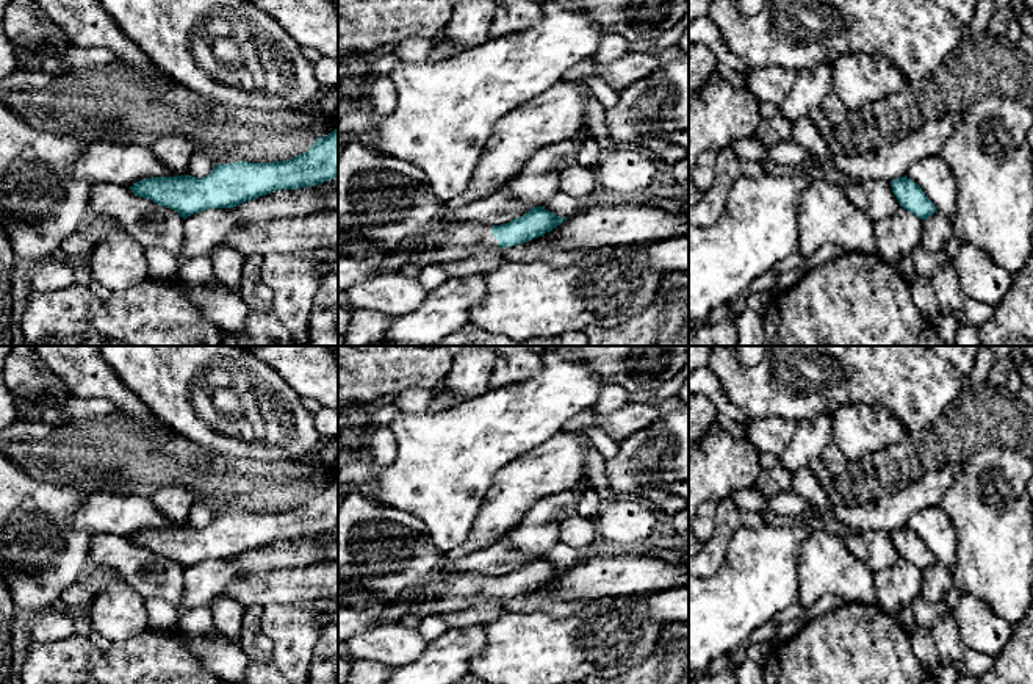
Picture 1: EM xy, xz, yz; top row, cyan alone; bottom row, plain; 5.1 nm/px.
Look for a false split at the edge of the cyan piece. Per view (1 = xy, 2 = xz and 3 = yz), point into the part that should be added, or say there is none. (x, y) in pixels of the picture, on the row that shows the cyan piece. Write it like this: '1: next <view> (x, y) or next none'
1: next none
2: next xz (465, 240)
3: next none

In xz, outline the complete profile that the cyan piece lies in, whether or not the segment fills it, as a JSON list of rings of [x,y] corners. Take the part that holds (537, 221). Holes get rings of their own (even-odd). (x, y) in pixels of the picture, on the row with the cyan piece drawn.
[[[534,207],[523,216],[501,225],[463,222],[452,229],[429,227],[396,249],[387,249],[380,243],[358,236],[338,236],[338,254],[396,272],[427,249],[434,252],[434,263],[441,265],[474,257],[482,250],[527,243],[551,232],[567,219],[543,207]]]

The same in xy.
[[[338,127],[315,141],[308,152],[285,161],[216,164],[213,171],[197,178],[193,175],[152,177],[130,186],[131,193],[177,211],[183,219],[210,208],[233,208],[246,200],[280,191],[299,189],[329,182],[338,175]]]

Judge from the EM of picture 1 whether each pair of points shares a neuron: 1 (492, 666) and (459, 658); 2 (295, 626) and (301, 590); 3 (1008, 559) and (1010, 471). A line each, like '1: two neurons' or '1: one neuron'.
1: two neurons
2: two neurons
3: one neuron

